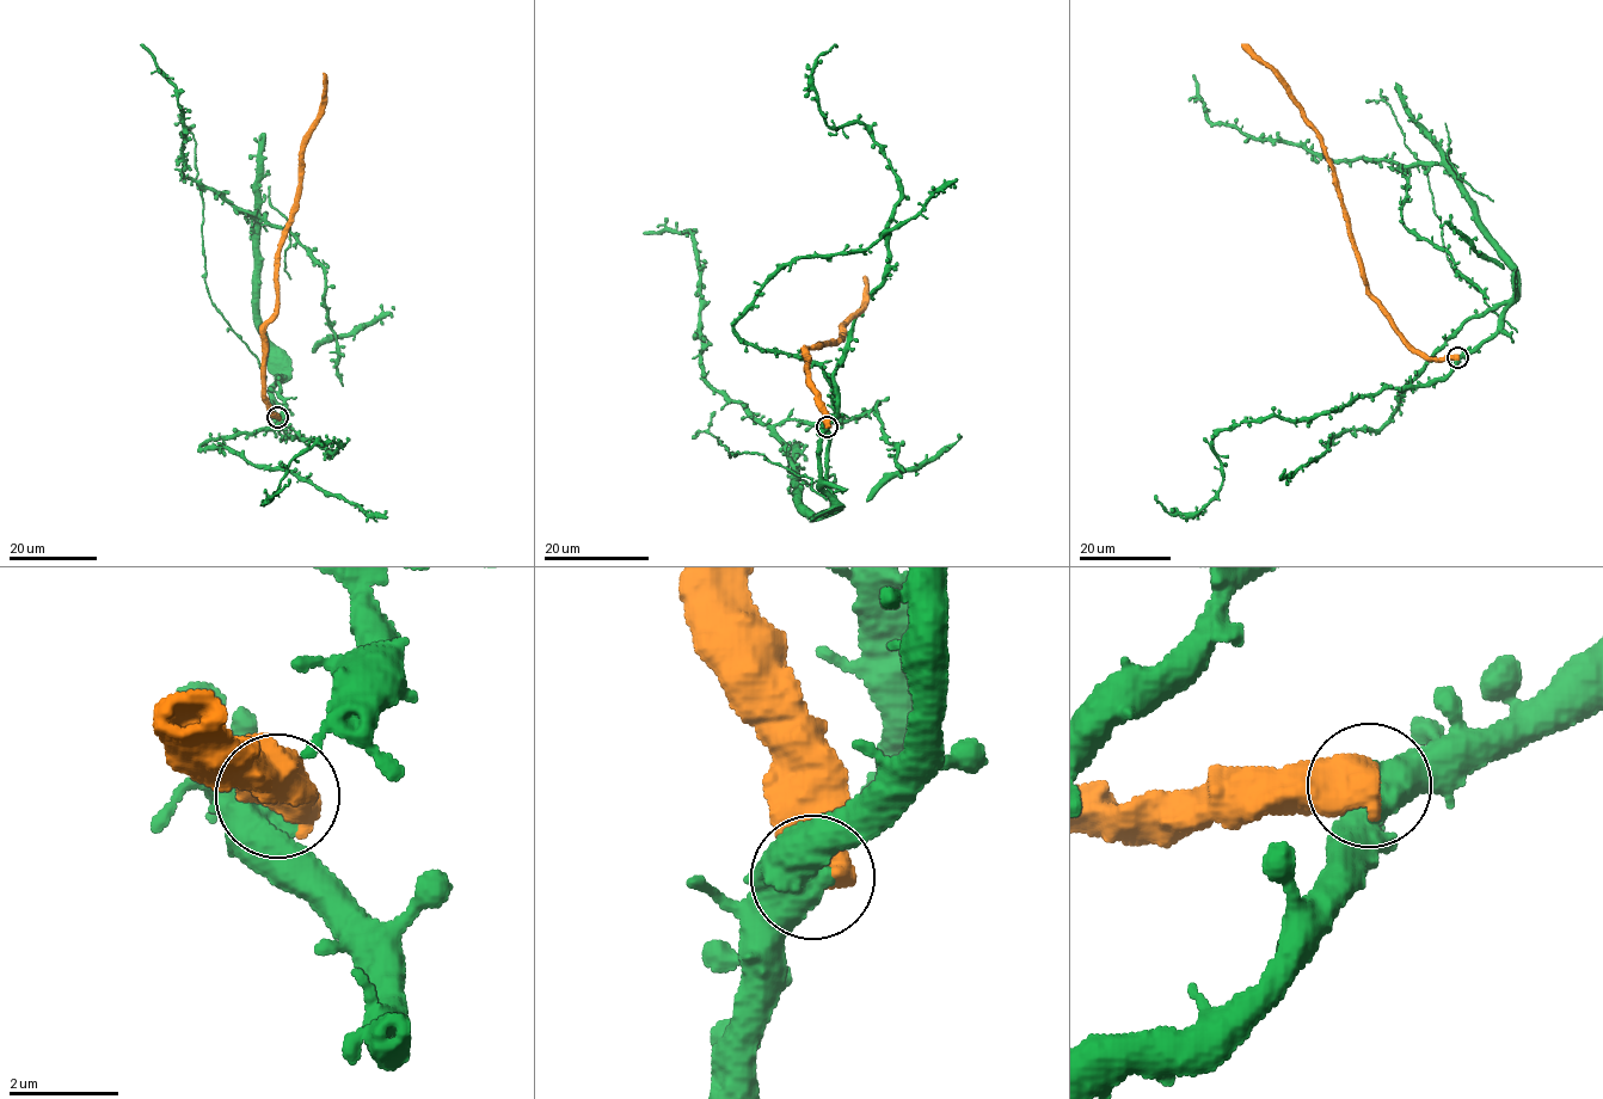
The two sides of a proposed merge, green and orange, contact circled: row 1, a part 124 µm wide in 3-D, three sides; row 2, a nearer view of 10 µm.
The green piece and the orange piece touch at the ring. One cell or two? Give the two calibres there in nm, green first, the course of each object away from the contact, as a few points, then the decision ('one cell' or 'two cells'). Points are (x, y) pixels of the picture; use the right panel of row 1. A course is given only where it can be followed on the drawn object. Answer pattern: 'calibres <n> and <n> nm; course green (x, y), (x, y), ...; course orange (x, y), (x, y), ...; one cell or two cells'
calibres 600 and 750 nm; course green (1457, 357), (1515, 295), (1460, 182), (1442, 165), (1254, 140), (1209, 120), (1193, 75); course orange (1457, 356), (1426, 357), (1395, 327), (1369, 293), (1320, 135), (1272, 71), (1241, 44); two cells

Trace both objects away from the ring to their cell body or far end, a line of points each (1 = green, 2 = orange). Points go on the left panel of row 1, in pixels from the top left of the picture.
1: (277, 418), (271, 385), (282, 368), (258, 313), (258, 227), (250, 214), (184, 177), (174, 85), (140, 44)
2: (277, 417), (264, 394), (265, 330), (275, 307), (277, 253), (298, 195), (302, 139), (324, 106), (323, 73)

